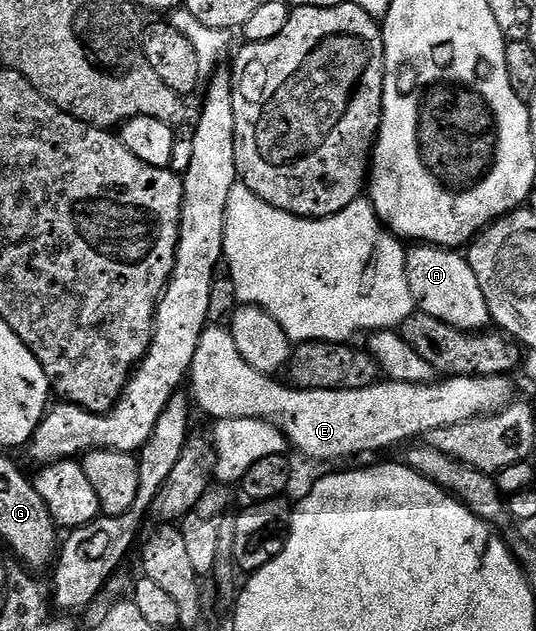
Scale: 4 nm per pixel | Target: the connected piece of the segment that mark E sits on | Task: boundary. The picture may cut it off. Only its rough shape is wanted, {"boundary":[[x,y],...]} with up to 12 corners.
{"boundary":[[229,328],[200,335],[188,393],[210,419],[277,423],[314,461],[497,413],[505,377],[296,389]]}

